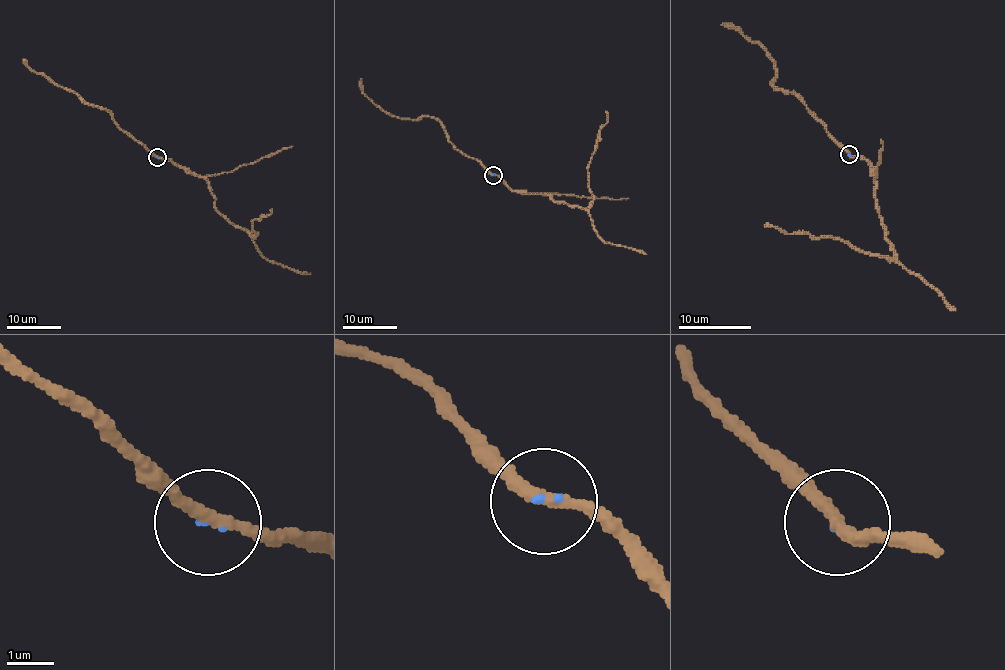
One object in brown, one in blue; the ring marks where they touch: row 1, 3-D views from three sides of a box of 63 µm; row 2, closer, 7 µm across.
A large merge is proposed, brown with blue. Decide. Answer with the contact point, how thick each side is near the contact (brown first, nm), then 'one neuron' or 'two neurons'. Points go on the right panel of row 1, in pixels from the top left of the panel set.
(849, 154) | 280/60 nm | one neuron

